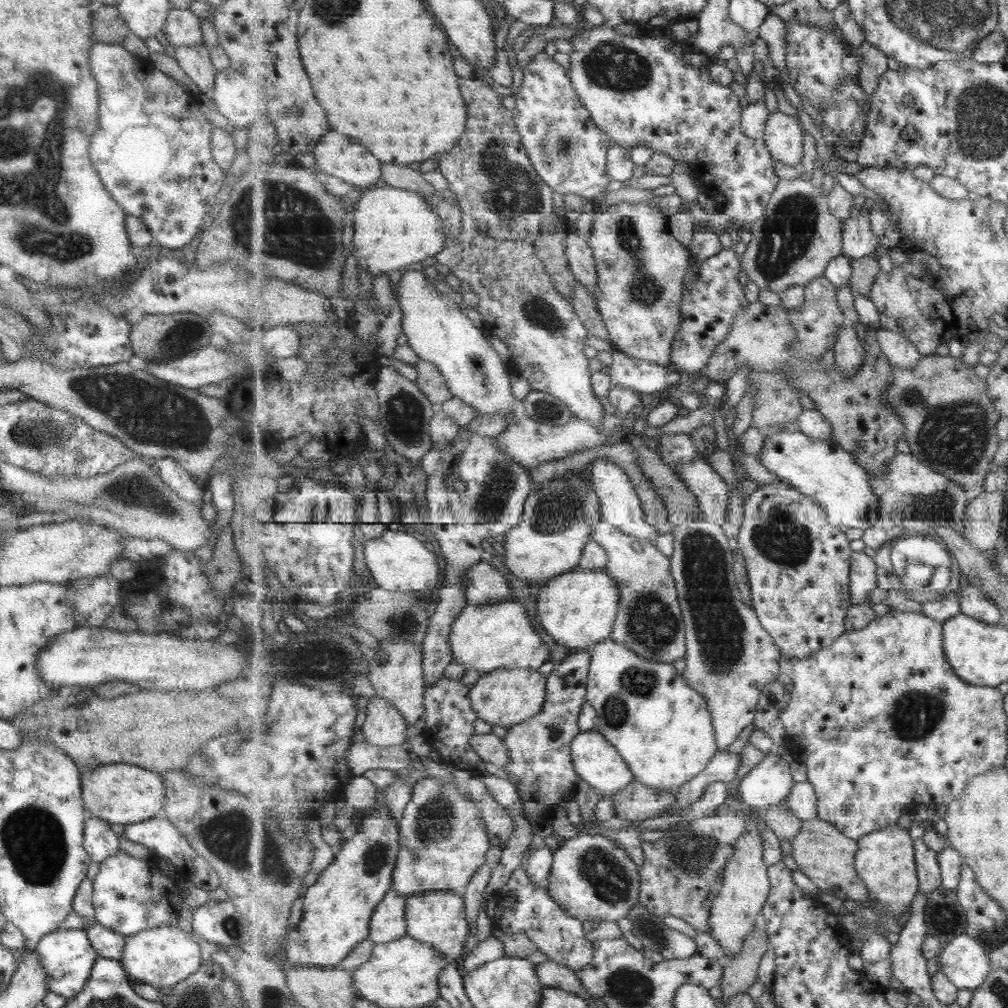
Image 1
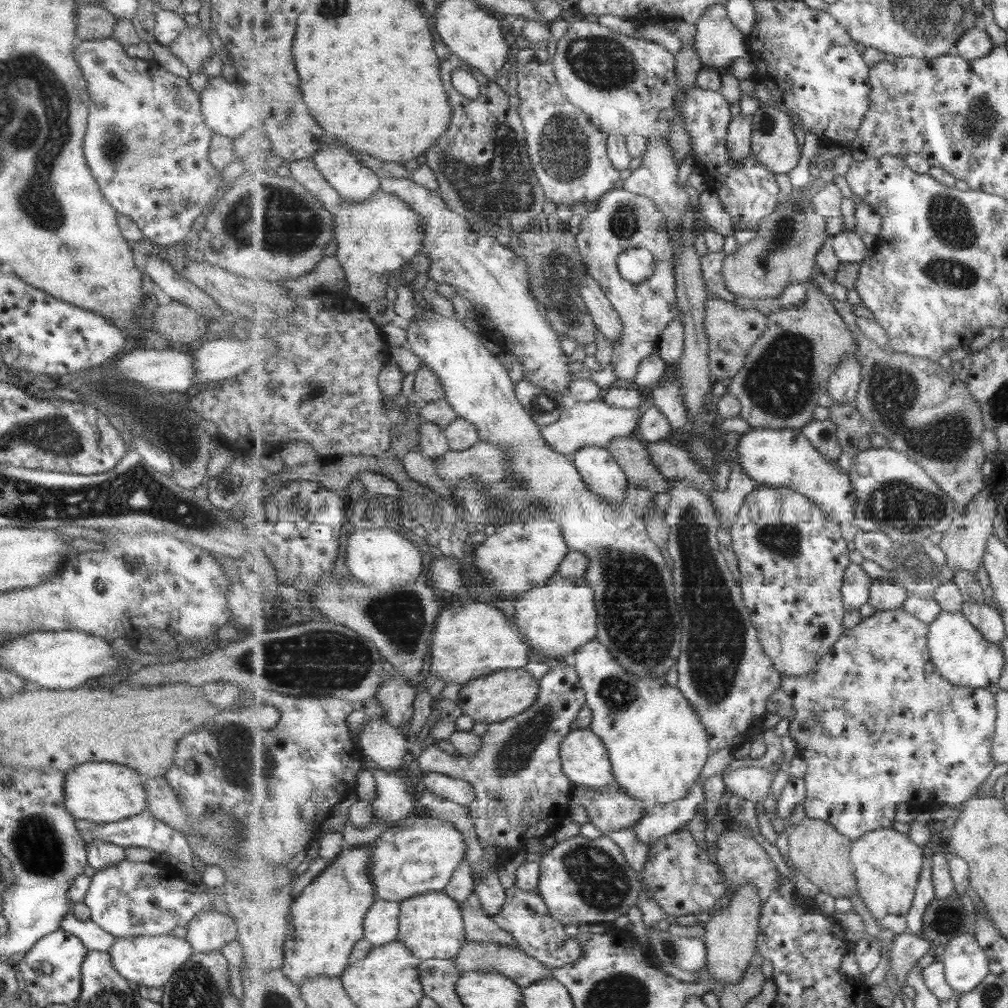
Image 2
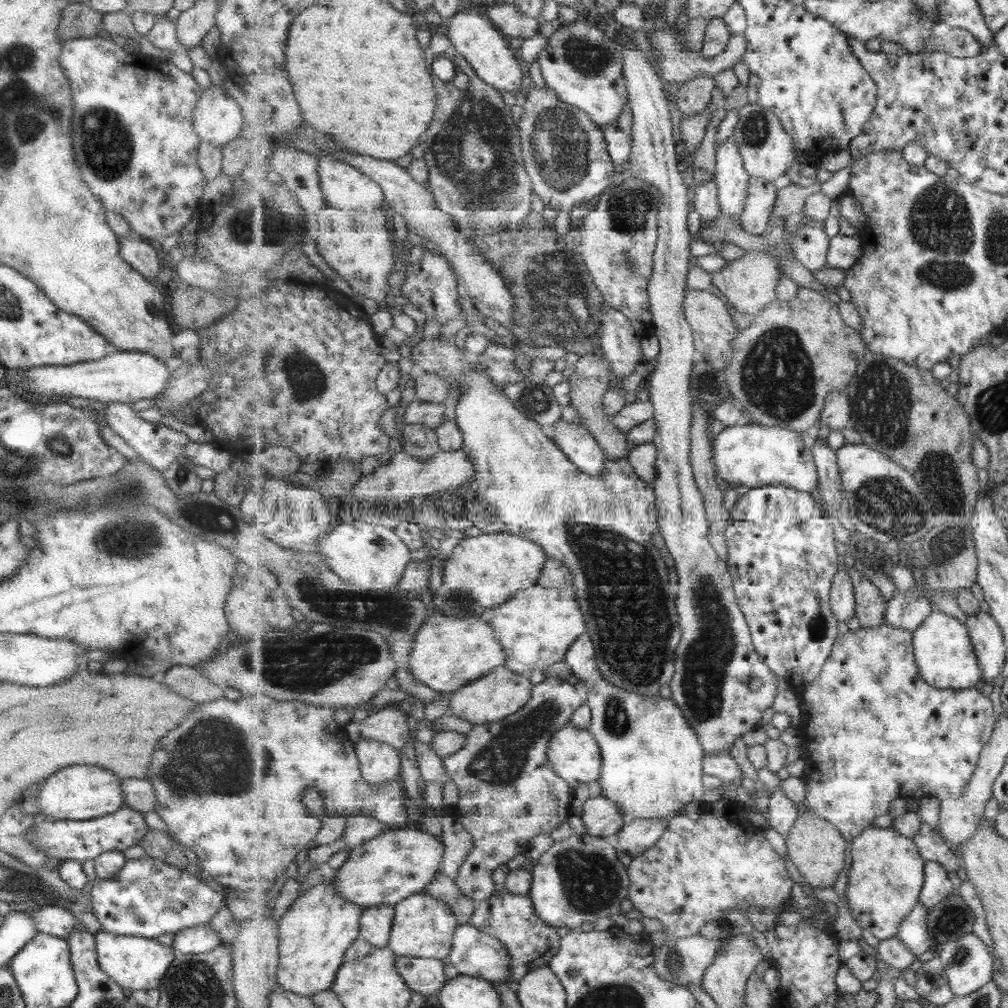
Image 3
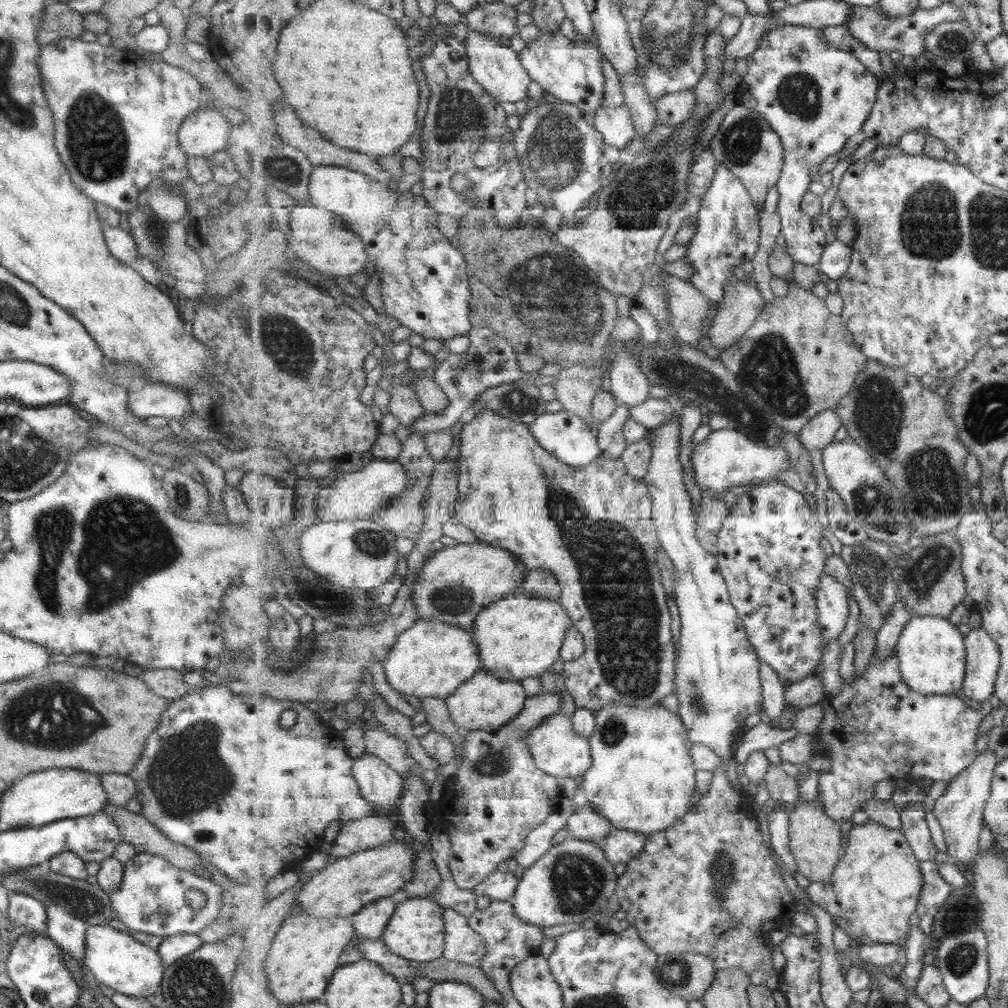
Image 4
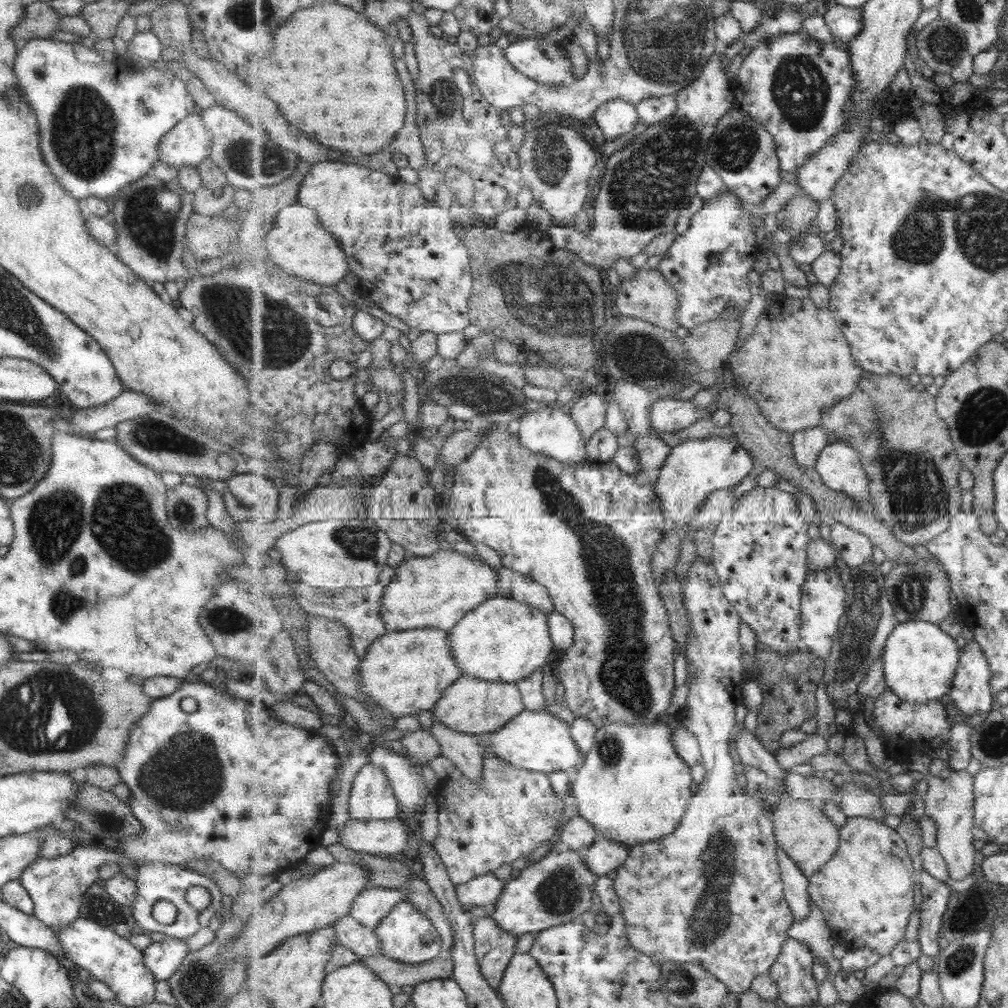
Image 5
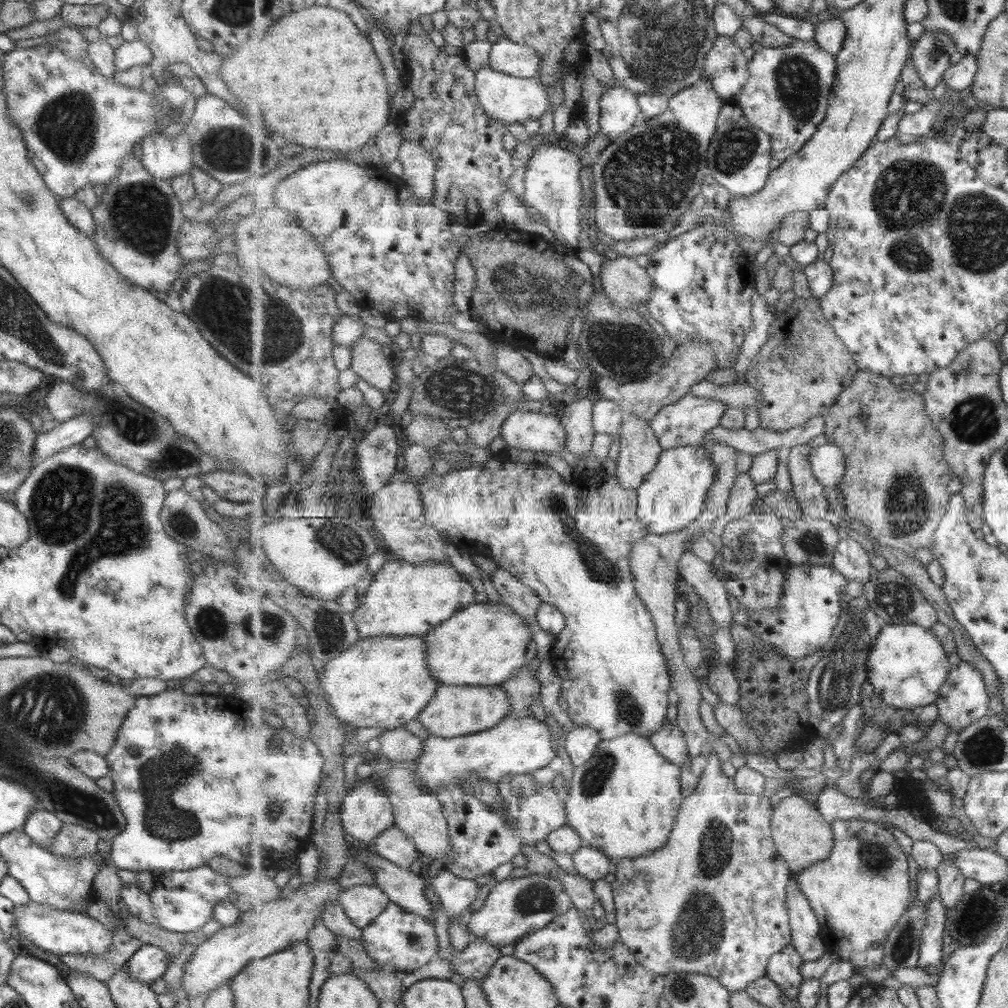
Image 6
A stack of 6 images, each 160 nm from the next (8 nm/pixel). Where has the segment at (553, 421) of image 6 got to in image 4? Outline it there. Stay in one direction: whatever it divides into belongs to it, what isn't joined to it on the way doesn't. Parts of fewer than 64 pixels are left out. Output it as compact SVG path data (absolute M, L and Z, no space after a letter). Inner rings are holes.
M563 409L561 412L552 413L545 411L530 425L538 443L551 451L559 460L575 467L588 467L597 456L601 456L596 433L591 430L590 424L578 414Z

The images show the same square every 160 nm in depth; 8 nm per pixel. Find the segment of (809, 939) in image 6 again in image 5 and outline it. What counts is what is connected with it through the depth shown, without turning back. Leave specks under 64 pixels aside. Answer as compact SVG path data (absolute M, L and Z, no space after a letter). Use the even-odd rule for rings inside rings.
M778 847L778 860L782 870L787 902L794 911L794 919L801 920L811 914L810 894L808 891L810 879L797 866L797 863Z

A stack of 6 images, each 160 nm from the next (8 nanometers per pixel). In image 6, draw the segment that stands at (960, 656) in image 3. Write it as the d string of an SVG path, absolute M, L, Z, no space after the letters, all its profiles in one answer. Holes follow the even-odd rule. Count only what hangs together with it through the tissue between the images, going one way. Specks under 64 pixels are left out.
M902 622L899 625L885 624L879 633L879 640L869 656L868 681L887 704L901 710L918 710L920 707L929 706L938 700L939 691L946 684L947 677L952 671L948 656L947 648L943 647L943 643L931 629Z

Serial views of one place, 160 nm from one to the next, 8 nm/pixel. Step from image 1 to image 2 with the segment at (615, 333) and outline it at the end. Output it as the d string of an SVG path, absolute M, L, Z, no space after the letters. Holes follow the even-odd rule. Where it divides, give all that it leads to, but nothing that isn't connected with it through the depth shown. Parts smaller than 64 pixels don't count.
M622 188L610 190L609 193L599 199L594 211L589 211L584 215L581 223L581 233L579 234L579 251L582 252L582 259L587 263L587 271L595 280L600 282L601 288L605 291L607 298L621 315L624 331L622 336L615 341L612 365L620 380L633 383L633 379L637 377L640 362L650 354L658 353L661 330L665 330L667 324L673 318L677 318L677 314L680 311L676 293L676 250L673 240L670 238L669 233L667 233L666 216L658 209L656 202L644 194L634 193ZM629 248L645 248L654 254L656 270L649 280L634 283L622 277L617 264L621 253Z

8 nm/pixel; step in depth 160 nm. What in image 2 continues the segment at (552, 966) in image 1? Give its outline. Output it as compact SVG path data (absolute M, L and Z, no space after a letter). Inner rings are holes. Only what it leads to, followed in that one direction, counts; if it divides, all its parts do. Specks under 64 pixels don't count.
M469 941L455 958L464 971L498 971L513 978L522 988L544 978L554 977L551 968L540 960L511 945L498 945L487 941Z

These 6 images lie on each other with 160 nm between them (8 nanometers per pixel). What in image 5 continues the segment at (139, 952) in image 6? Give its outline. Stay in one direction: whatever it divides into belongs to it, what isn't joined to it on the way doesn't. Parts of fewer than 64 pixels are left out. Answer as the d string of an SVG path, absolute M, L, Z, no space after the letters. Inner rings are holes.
M167 937L165 941L151 942L142 950L143 966L148 968L154 980L167 980L178 969L186 951L183 939Z

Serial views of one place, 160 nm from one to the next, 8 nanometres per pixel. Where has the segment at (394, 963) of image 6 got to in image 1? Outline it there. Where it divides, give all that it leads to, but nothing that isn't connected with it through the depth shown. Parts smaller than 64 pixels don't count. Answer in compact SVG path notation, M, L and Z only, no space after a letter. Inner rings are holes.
M423 892L409 896L406 900L408 935L434 946L456 961L460 961L467 954L465 944L469 936L469 920L466 916L466 899L459 892Z

